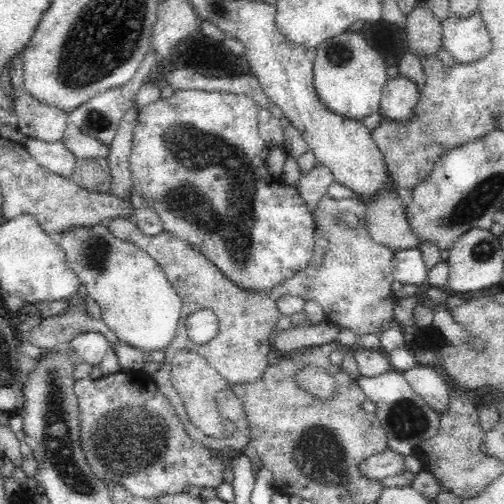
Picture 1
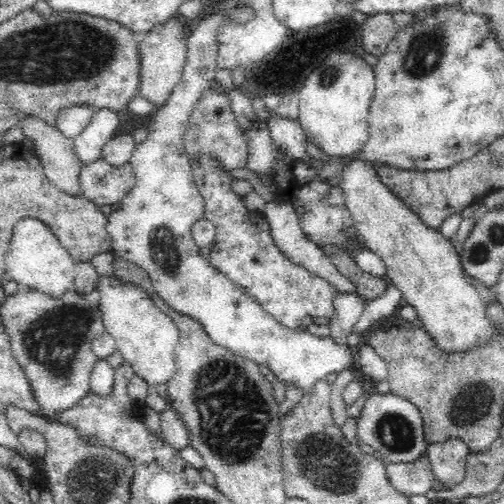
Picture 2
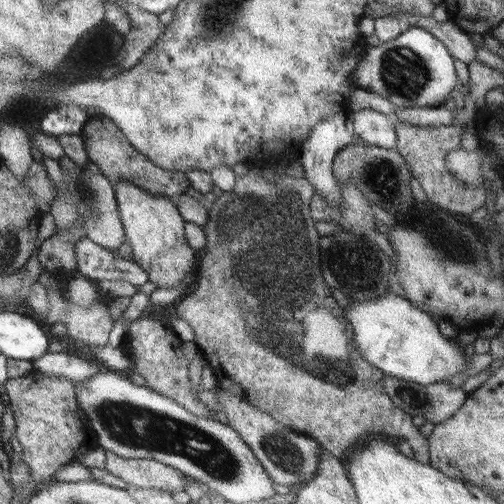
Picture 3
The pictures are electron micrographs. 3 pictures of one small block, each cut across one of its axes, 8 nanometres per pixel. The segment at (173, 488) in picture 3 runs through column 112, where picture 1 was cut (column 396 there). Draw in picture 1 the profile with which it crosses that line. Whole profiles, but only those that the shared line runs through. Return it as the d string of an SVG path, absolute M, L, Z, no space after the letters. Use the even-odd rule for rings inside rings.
M386 450L382 454L374 454L370 458L366 458L364 462L360 462L358 470L362 472L362 476L370 478L370 480L382 480L382 478L388 478L388 476L394 476L394 474L402 474L406 472L404 468L404 458L402 454L394 452L394 450Z

